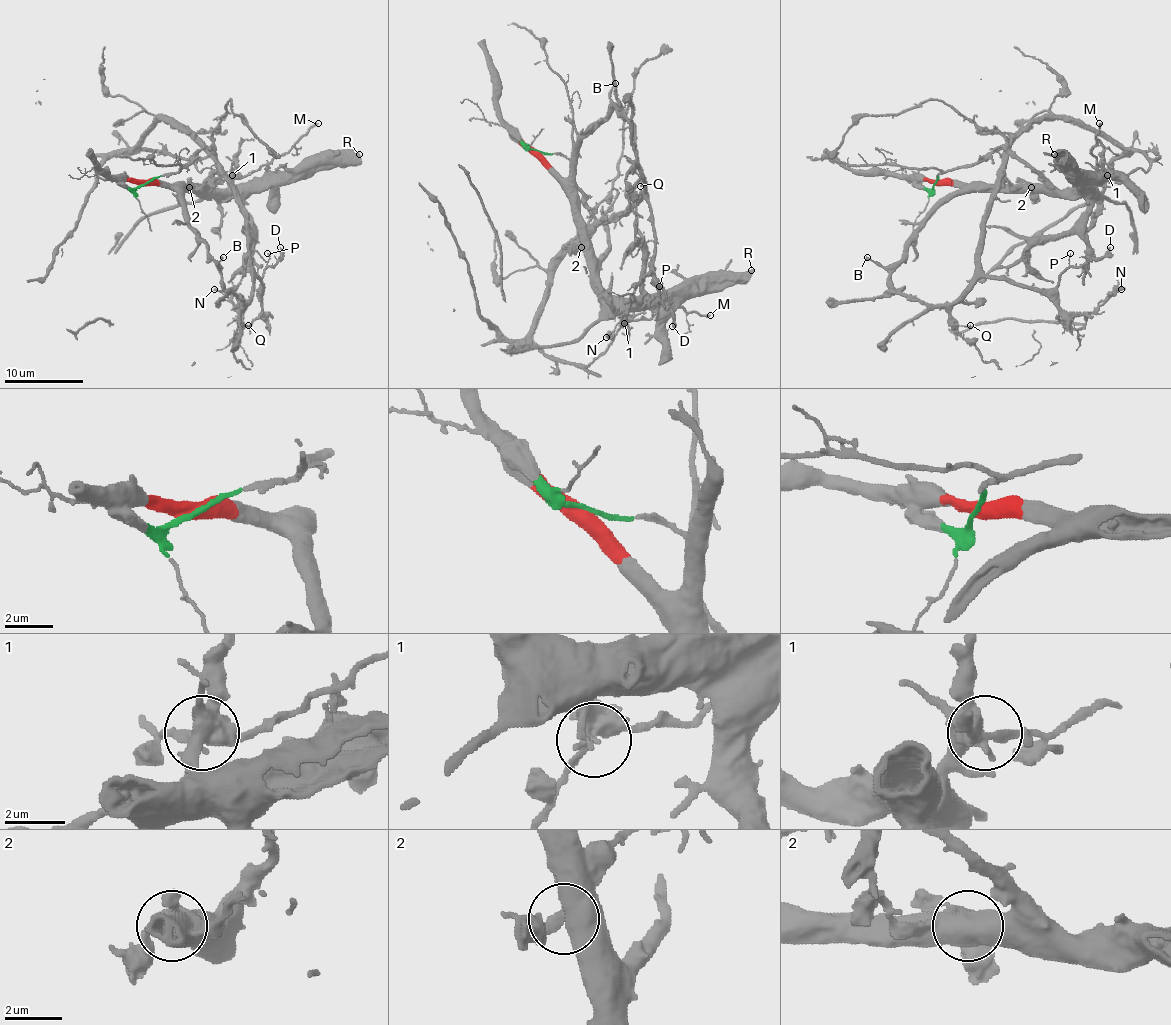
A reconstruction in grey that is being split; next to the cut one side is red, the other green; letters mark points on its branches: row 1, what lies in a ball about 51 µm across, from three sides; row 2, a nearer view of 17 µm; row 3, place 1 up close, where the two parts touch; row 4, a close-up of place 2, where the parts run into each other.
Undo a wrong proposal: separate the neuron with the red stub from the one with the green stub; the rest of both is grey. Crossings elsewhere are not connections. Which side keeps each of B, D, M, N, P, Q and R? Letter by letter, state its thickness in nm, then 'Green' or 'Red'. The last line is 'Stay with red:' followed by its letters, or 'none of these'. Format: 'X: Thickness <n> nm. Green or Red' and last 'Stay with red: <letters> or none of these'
B: Thickness 170 nm. Red
D: Thickness 280 nm. Green
M: Thickness 220 nm. Green
N: Thickness 150 nm. Green
P: Thickness 120 nm. Green
Q: Thickness 120 nm. Green
R: Thickness 480 nm. Red
Stay with red: B, R

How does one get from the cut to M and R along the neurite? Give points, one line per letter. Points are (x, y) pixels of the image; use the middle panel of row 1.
M: (536, 150), (569, 162), (593, 221), (554, 261), (532, 336), (546, 354), (587, 366), (625, 322), (710, 314)
R: (536, 152), (569, 199), (589, 271), (609, 294), (631, 298), (680, 292), (692, 290), (700, 283), (752, 271)

